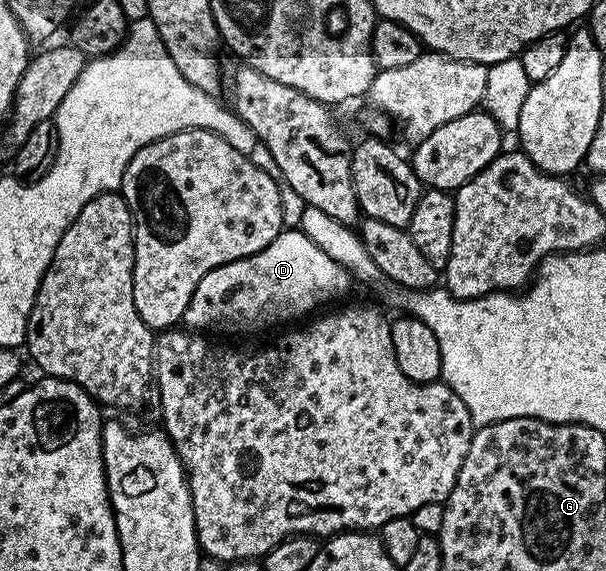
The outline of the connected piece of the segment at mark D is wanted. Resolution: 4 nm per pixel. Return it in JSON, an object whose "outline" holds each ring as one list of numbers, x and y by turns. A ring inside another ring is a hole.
{"outline":[[284,229,267,247,260,249,260,253,249,255,247,259,225,263,209,271,200,285,196,285,181,322,195,333,210,333,213,327,218,331,258,331,273,323,286,323,289,319,298,318,301,320,317,312,321,303,330,303,333,299,340,298,349,289,350,283,352,284,350,272,328,257,301,229]]}

